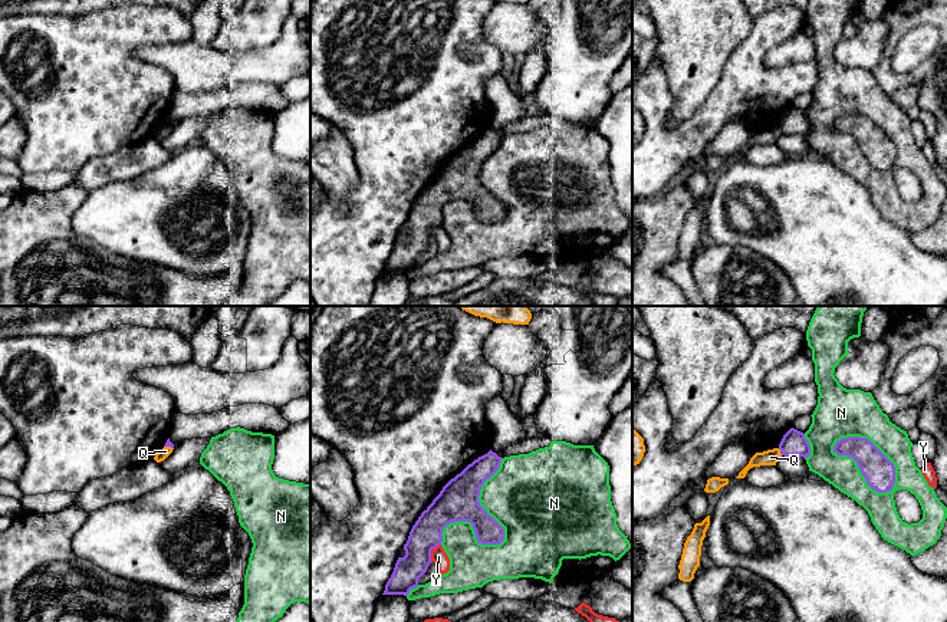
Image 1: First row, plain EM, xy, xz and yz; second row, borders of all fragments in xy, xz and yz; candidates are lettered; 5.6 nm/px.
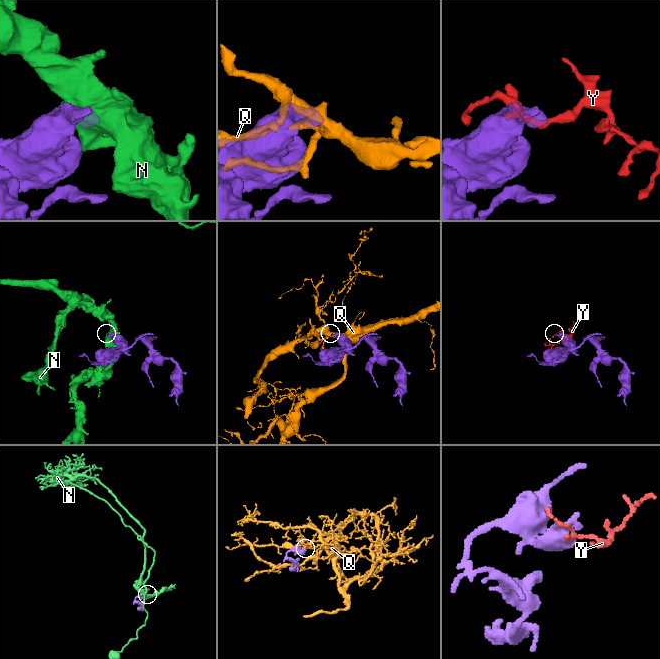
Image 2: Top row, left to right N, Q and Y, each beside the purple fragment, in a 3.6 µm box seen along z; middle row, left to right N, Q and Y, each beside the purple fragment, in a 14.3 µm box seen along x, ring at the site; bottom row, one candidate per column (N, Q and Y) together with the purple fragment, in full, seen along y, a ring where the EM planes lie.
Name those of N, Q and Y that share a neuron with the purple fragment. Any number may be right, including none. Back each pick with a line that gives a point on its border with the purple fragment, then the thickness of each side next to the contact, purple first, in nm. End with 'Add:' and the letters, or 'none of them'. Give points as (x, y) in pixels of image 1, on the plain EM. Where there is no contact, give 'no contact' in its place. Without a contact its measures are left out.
Add: none of them

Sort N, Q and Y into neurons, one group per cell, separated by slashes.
N / Q / Y

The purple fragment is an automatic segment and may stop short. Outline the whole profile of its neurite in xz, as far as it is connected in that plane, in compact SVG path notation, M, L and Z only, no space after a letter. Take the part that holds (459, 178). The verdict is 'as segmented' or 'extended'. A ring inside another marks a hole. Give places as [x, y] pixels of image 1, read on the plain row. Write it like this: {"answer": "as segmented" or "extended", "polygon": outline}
{"answer": "as segmented", "polygon": "M491 128L468 142L460 152L451 157L433 178L433 181L421 191L412 204L408 218L404 223L405 234L398 236L394 250L385 263L382 273L404 273L418 264L418 257L427 250L431 241L431 228L441 223L443 207L454 200L470 200L473 203L476 217L481 223L500 223L504 218L504 207L487 192L480 184L479 174L481 164L500 145L502 135Z"}

